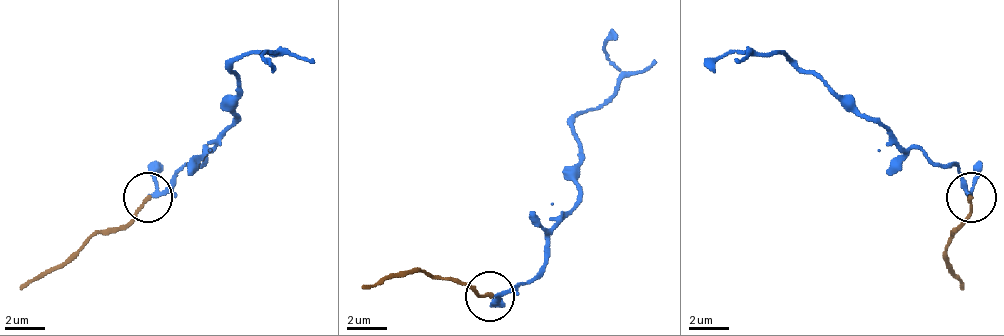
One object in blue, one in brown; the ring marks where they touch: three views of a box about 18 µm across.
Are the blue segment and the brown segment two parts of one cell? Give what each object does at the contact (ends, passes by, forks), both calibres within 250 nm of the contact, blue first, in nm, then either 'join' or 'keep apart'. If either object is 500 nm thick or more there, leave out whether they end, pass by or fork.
blue passes by; brown ends there; 140 nm thick on the blue side, 170 nm on the other; keep apart

